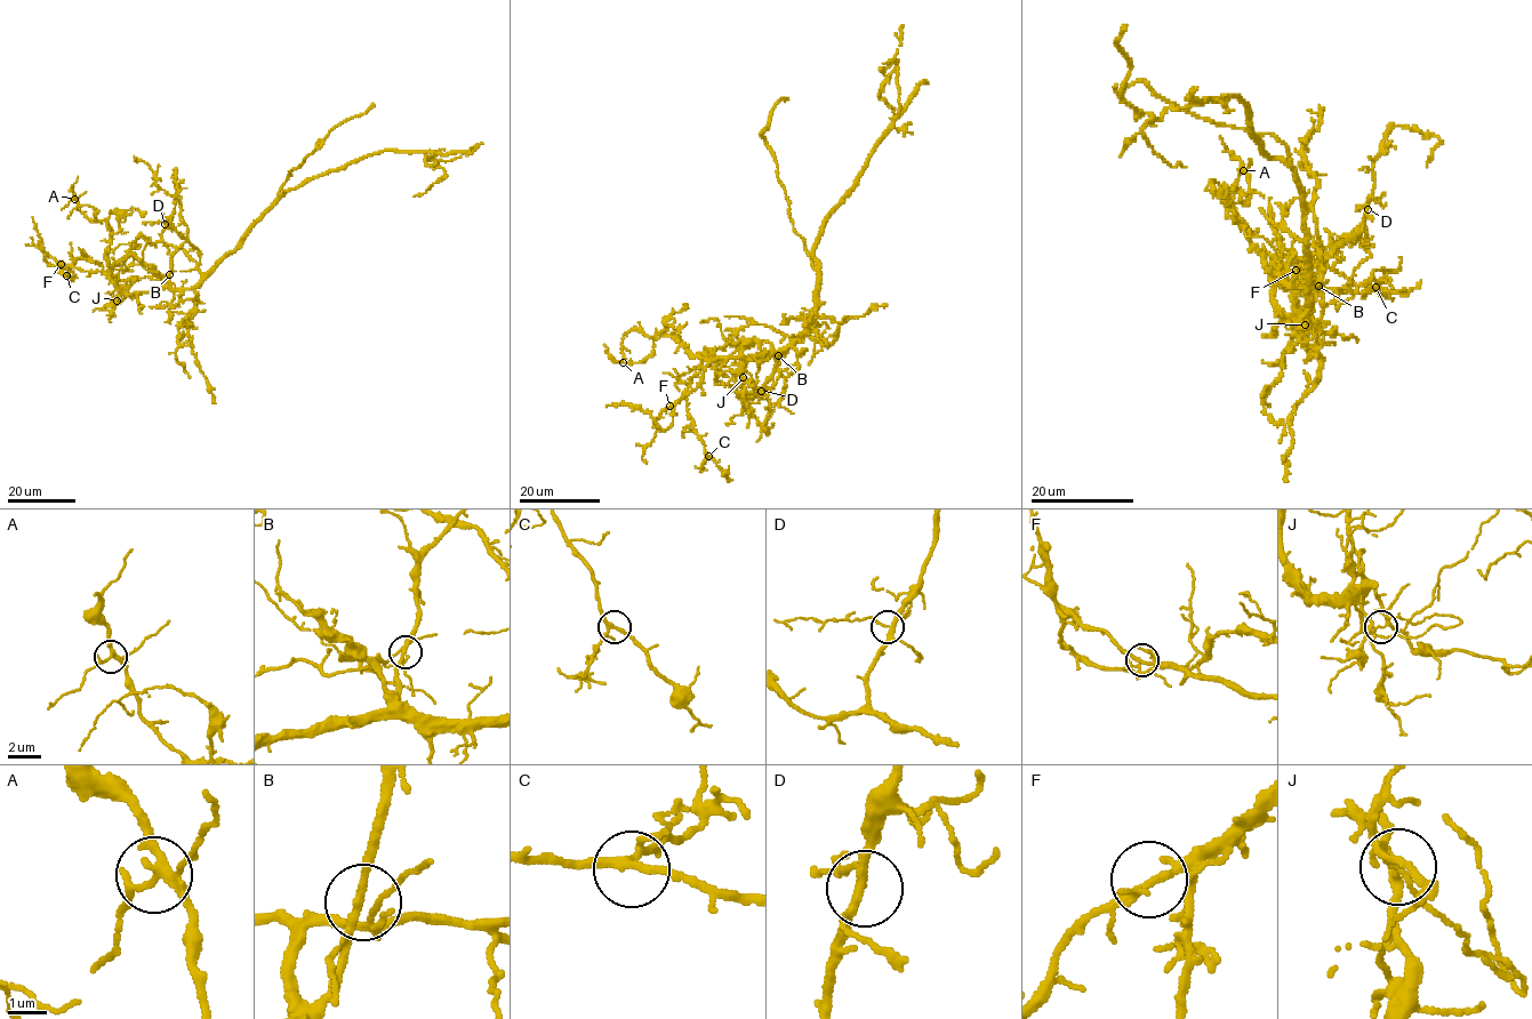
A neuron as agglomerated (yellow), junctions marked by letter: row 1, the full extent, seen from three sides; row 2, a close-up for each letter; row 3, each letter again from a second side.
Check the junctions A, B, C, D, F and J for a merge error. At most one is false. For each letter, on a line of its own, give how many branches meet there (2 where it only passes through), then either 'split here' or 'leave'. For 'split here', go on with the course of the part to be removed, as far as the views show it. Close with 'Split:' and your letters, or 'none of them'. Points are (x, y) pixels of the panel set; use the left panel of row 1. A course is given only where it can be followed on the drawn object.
A: 4 | leave
B: 5 | leave
C: 4 | leave
D: 4 | leave
F: 5 | leave
J: 5 | leave
Split: none of them

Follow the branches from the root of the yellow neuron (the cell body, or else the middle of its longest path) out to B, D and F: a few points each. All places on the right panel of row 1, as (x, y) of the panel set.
B: (1302, 207), (1304, 246), (1310, 271), (1306, 306), (1309, 306), (1318, 286)
D: (1302, 207), (1304, 246), (1313, 286), (1318, 286), (1323, 262), (1333, 250), (1354, 241), (1361, 231), (1368, 209)
F: (1302, 207), (1310, 271), (1306, 305), (1310, 307), (1282, 315), (1273, 294), (1278, 282), (1293, 281), (1296, 270)

